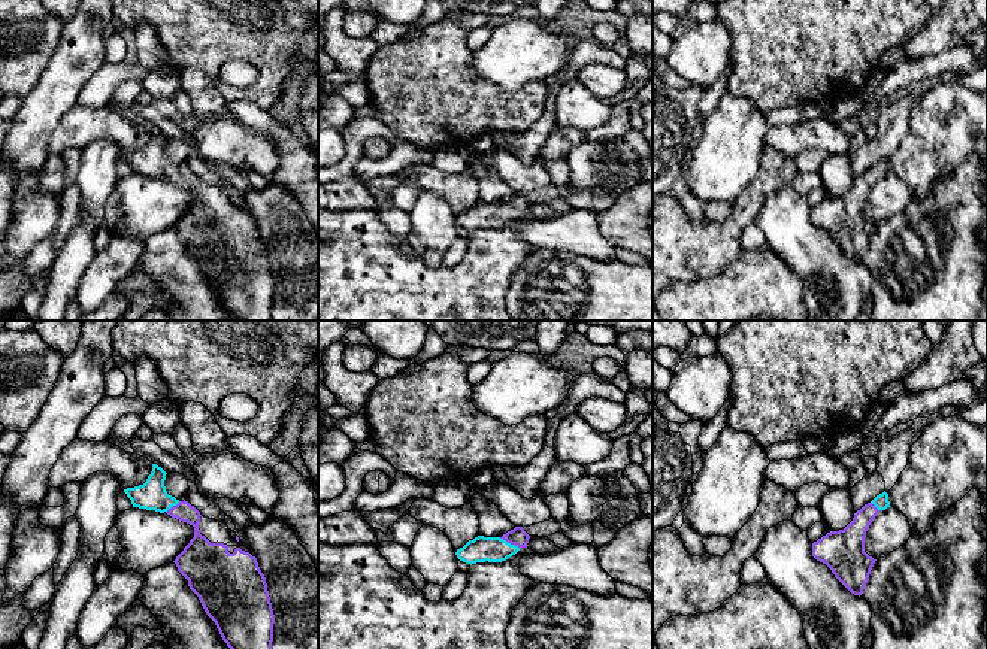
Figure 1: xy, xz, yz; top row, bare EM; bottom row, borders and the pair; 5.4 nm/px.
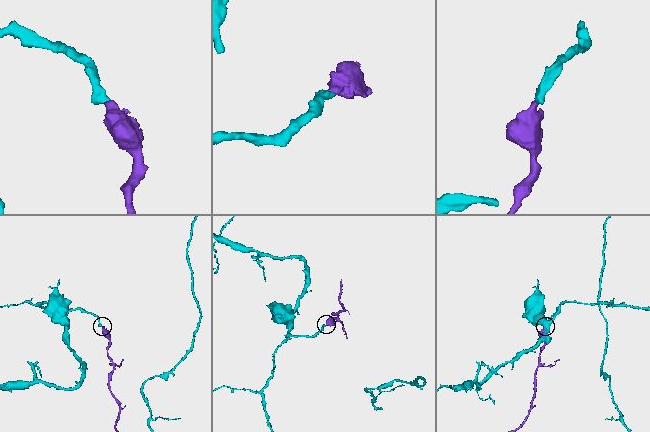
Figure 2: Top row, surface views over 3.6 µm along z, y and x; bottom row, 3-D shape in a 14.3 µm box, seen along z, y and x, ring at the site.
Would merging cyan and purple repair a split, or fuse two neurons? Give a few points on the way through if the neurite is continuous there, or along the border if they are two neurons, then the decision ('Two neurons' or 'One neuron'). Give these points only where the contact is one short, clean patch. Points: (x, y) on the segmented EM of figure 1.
Path across: xz (493, 549), (509, 543), (517, 536). One neuron

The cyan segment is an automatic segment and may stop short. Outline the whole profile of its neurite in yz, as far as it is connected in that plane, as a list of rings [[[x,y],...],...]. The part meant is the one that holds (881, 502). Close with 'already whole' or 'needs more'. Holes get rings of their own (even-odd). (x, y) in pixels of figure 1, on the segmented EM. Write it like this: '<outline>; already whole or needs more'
[[[884,491],[857,510],[853,521],[844,530],[830,531],[812,543],[812,556],[826,564],[835,577],[854,595],[860,597],[863,594],[871,570],[877,561],[865,552],[866,531],[878,512],[887,507],[890,507],[890,501],[888,494]]]; needs more

